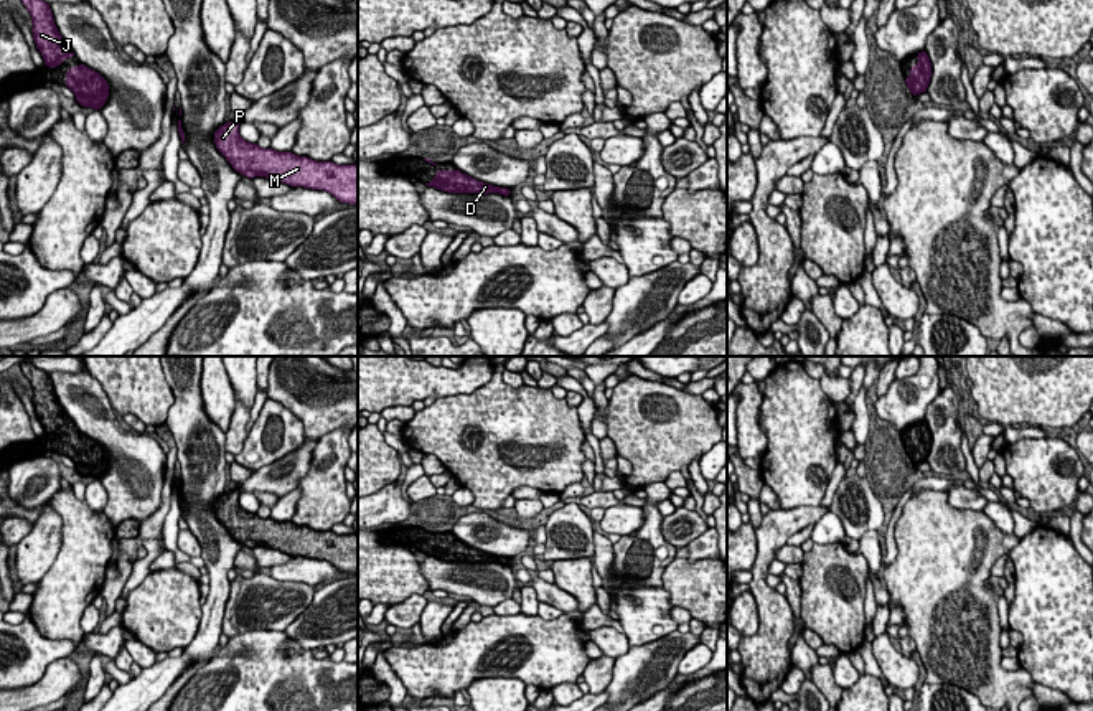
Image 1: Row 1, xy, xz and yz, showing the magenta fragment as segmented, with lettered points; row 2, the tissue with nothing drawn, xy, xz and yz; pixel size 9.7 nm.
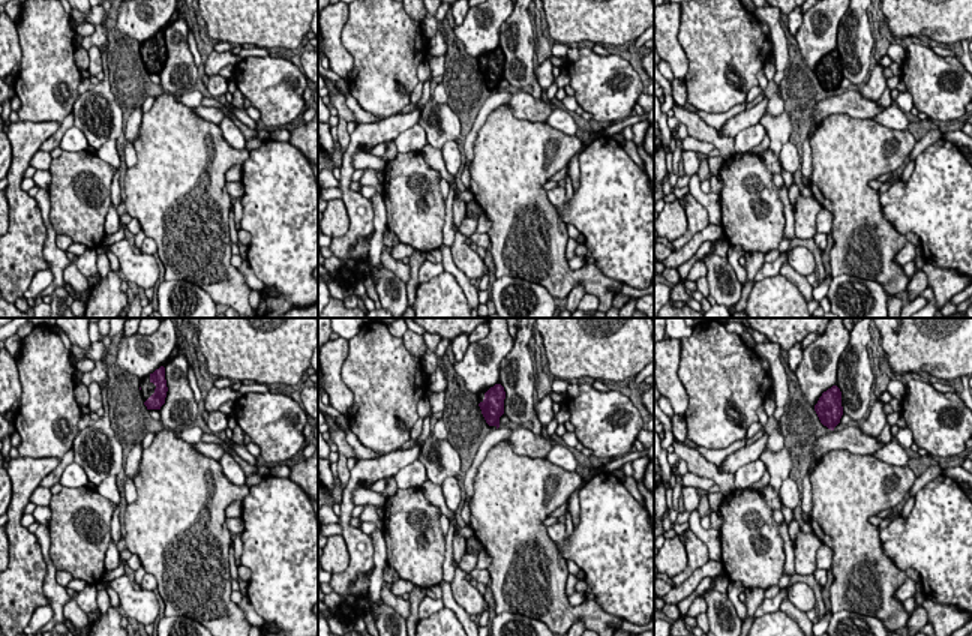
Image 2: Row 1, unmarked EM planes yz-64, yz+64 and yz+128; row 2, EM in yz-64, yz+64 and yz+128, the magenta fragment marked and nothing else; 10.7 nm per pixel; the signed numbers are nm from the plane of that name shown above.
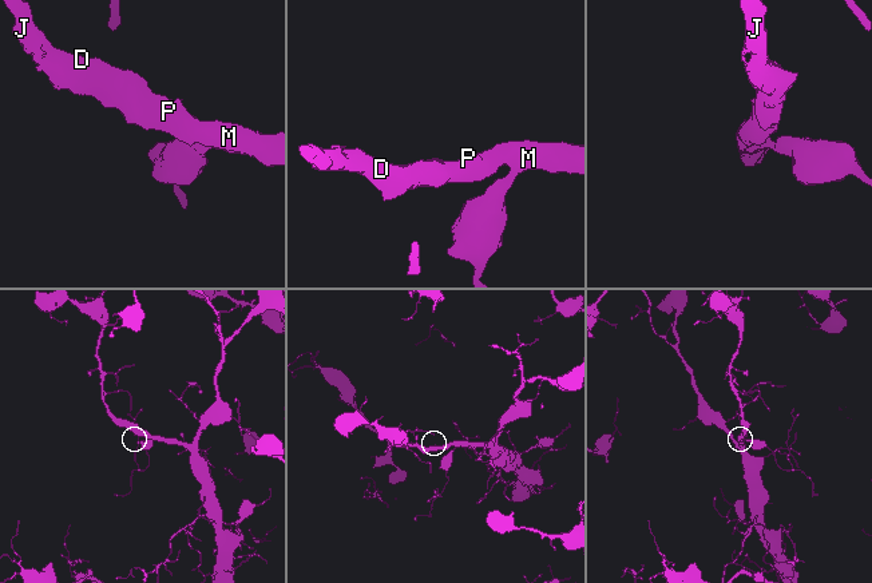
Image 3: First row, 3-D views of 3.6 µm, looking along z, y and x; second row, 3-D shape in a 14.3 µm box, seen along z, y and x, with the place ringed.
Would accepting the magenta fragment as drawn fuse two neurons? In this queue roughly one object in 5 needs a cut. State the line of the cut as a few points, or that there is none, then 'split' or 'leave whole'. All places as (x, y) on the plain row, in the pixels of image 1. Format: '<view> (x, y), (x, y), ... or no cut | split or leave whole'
no cut | leave whole

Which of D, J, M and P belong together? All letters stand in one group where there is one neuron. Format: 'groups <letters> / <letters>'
groups D J M P

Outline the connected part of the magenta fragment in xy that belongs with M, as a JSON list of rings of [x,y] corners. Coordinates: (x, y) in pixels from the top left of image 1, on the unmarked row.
[[[236,490],[214,501],[214,513],[232,538],[247,548],[265,546],[290,556],[325,559],[341,572],[358,574],[358,533],[336,534],[292,521],[260,518],[241,508]]]

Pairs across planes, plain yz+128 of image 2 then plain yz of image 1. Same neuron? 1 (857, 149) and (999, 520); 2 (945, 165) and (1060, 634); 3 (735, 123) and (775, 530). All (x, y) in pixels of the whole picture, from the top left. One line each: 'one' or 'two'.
1: two
2: one
3: one

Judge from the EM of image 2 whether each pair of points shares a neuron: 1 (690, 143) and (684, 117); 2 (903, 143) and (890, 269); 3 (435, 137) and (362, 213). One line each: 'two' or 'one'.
1: two
2: one
3: two

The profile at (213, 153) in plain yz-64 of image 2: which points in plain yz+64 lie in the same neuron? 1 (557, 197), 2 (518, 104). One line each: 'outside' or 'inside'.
1: outside
2: outside

